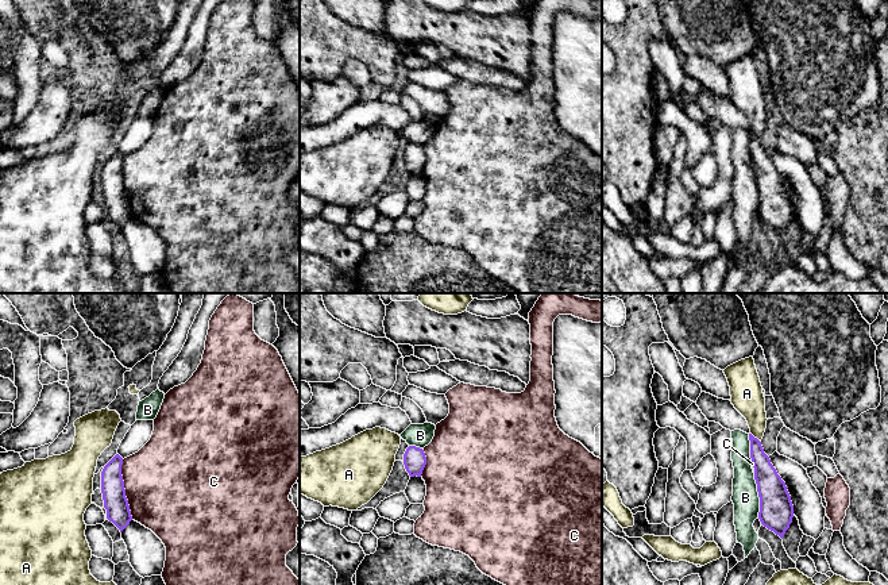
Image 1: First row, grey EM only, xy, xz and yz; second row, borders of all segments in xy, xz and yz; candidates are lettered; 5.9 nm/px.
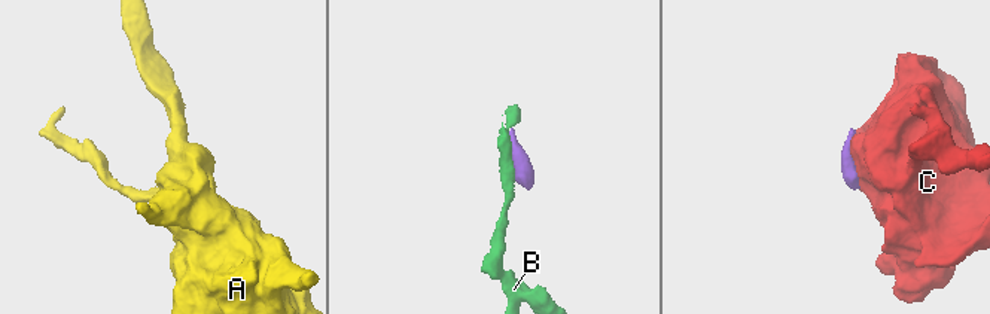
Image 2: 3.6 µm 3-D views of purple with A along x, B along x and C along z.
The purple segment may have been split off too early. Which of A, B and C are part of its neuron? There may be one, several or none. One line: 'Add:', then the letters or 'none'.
Add: none

